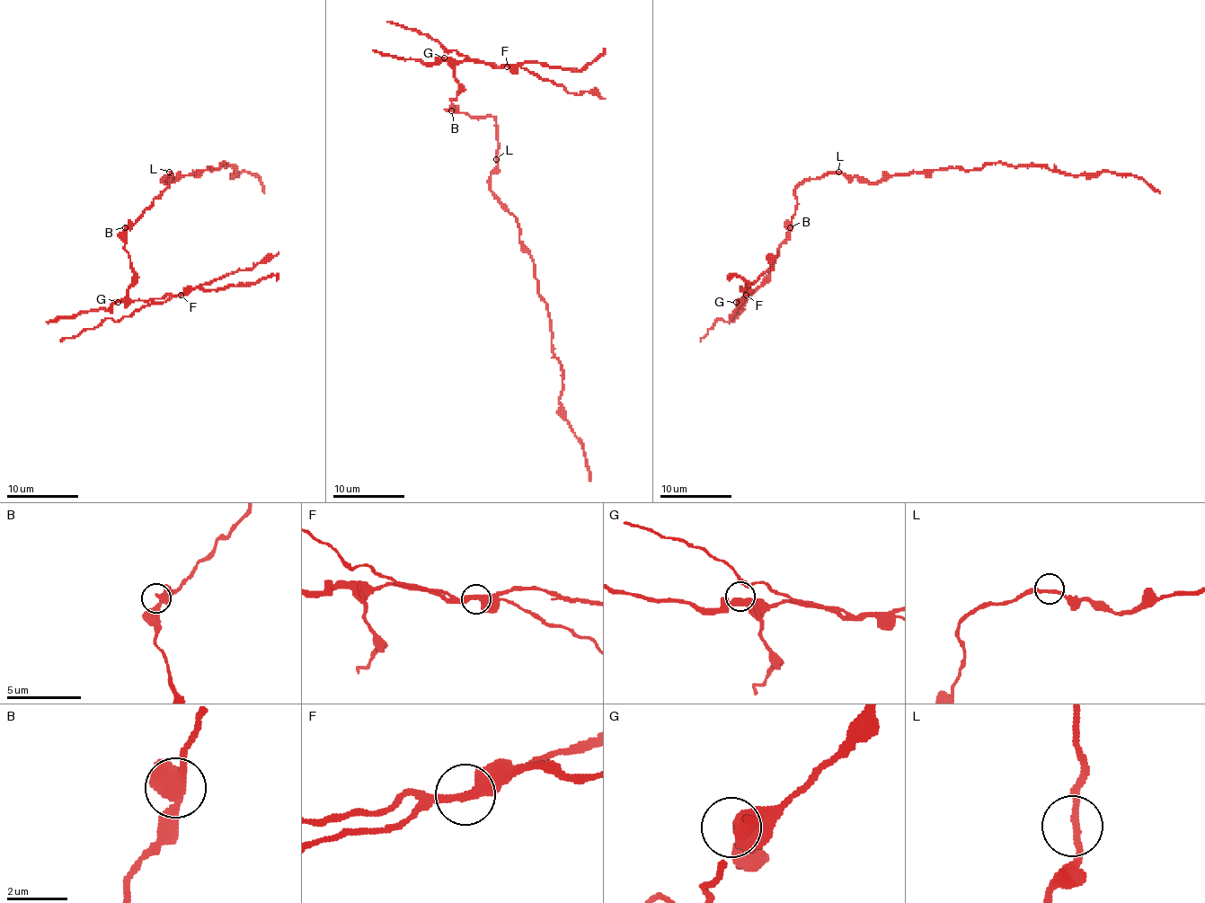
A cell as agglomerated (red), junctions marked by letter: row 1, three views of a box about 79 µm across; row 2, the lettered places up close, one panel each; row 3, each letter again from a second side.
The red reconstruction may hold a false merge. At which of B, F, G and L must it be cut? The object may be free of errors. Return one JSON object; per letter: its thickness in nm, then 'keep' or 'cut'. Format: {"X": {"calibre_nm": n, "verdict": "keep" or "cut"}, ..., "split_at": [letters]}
{"B": {"calibre_nm": 400, "verdict": "keep"}, "F": {"calibre_nm": 400, "verdict": "cut"}, "G": {"calibre_nm": 400, "verdict": "keep"}, "L": {"calibre_nm": 200, "verdict": "keep"}, "split_at": ["F"]}

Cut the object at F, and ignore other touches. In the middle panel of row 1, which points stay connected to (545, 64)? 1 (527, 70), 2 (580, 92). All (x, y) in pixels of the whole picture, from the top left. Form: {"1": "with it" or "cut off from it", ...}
{"1": "cut off from it", "2": "cut off from it"}

